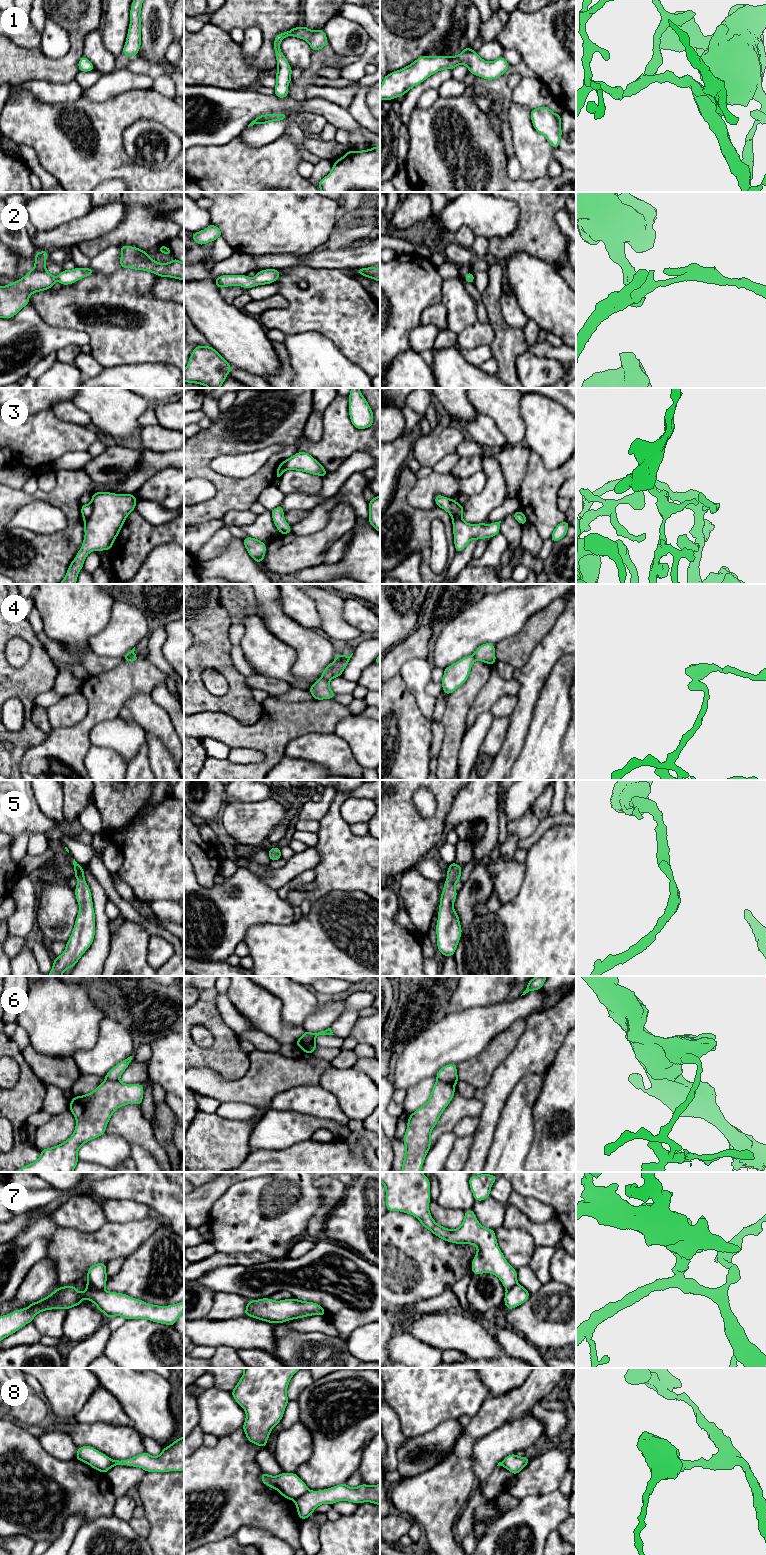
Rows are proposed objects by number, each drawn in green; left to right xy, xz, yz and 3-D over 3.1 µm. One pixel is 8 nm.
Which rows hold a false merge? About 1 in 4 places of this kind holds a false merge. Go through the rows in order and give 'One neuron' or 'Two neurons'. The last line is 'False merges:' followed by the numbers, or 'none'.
1: One neuron
2: One neuron
3: Two neurons
4: Two neurons
5: One neuron
6: Two neurons
7: Two neurons
8: Two neurons
False merges: 3, 4, 6, 7, 8

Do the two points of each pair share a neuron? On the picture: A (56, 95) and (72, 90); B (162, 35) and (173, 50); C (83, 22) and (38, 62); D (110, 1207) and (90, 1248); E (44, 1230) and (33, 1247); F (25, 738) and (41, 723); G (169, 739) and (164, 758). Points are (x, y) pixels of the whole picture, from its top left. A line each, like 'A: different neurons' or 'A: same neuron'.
A: same neuron
B: different neurons
C: same neuron
D: different neurons
E: same neuron
F: different neurons
G: different neurons

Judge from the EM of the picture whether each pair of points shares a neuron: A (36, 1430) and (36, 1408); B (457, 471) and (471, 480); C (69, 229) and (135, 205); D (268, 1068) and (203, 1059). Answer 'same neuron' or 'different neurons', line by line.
A: different neurons
B: different neurons
C: different neurons
D: different neurons

